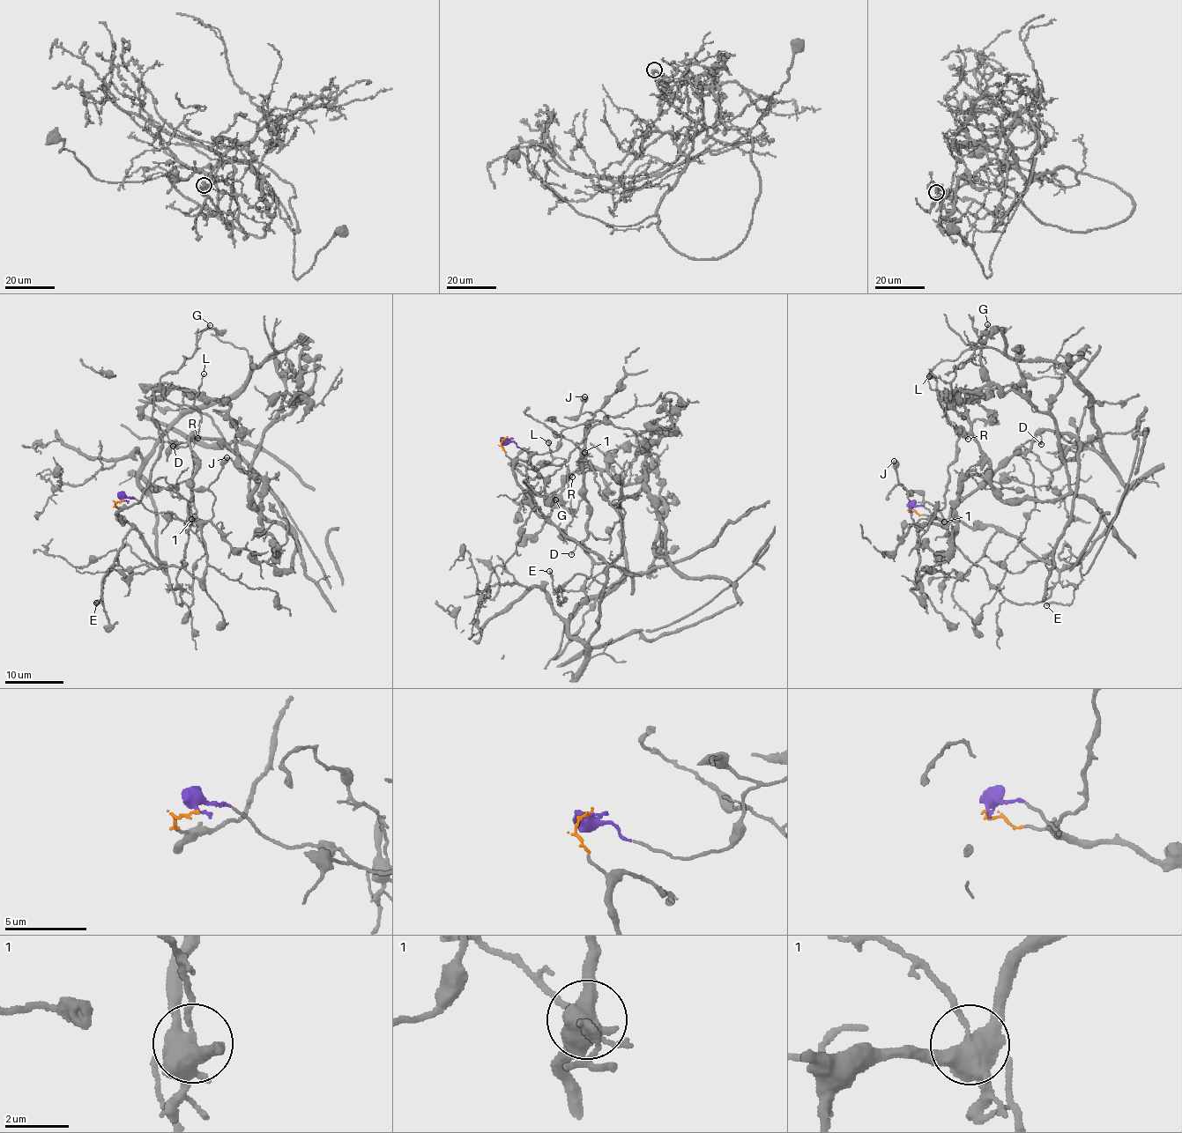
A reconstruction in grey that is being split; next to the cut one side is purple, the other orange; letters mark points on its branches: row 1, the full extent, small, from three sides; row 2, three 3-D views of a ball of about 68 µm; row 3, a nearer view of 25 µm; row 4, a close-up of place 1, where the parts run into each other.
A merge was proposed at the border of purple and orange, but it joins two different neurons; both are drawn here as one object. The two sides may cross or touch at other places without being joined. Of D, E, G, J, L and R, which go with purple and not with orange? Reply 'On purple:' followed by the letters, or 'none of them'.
On purple: D, J

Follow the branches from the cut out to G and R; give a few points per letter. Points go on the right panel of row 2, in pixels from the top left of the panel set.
G: (908, 509), (933, 514), (945, 505), (955, 458), (958, 432), (929, 373), (965, 351), (988, 324)
R: (908, 509), (933, 514), (945, 505), (958, 432), (947, 420), (940, 396), (950, 406), (948, 418), (967, 438)

